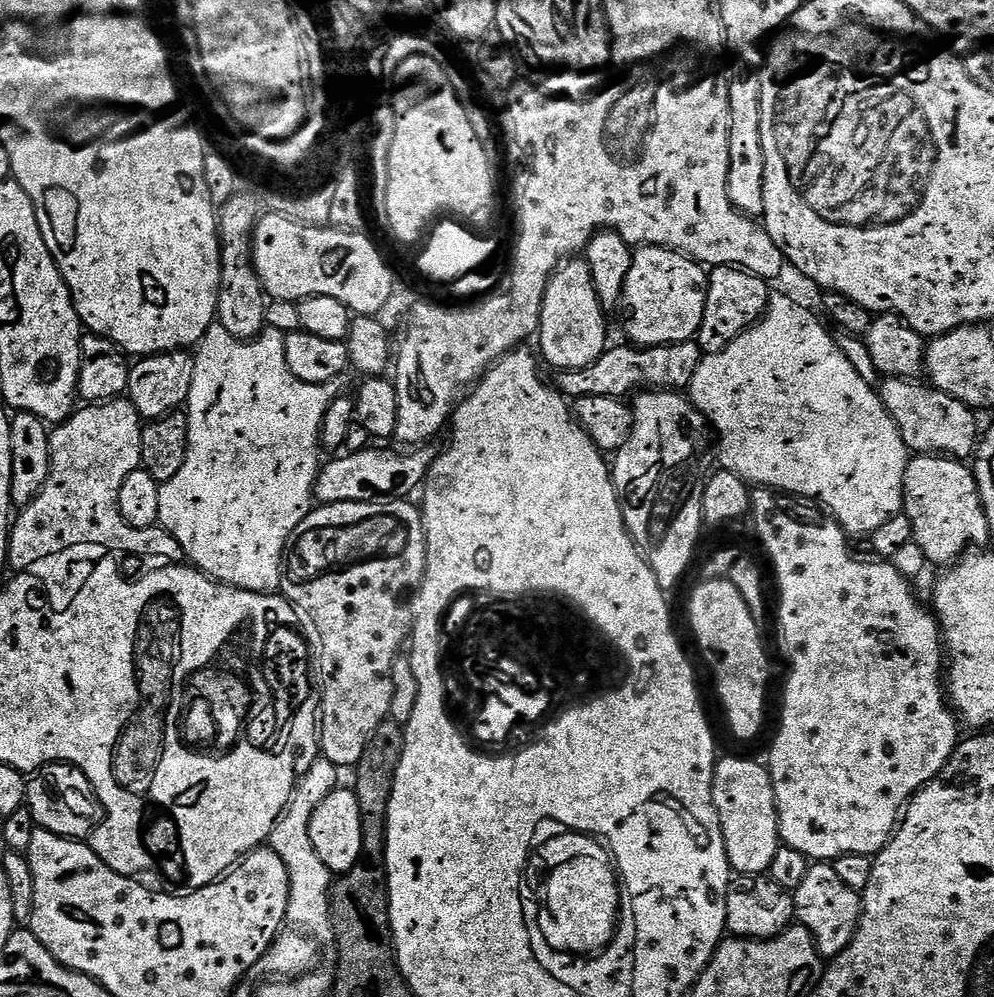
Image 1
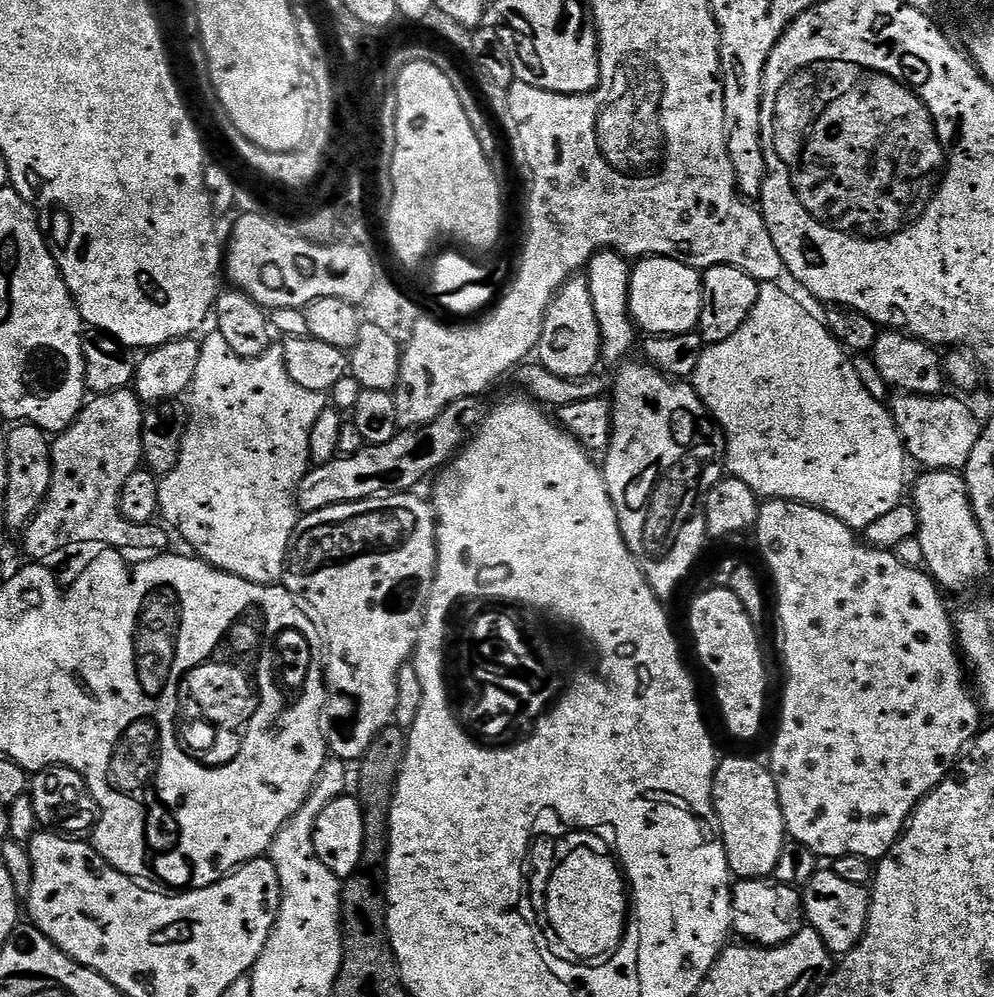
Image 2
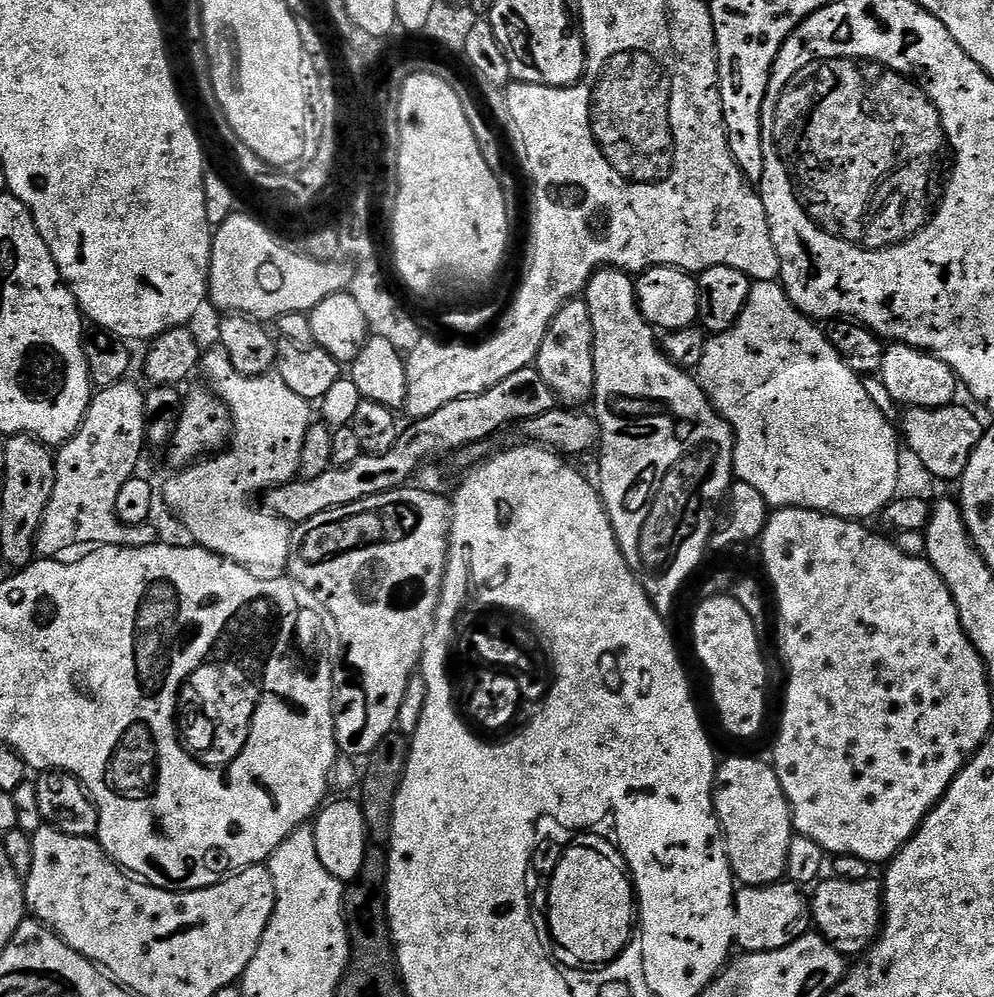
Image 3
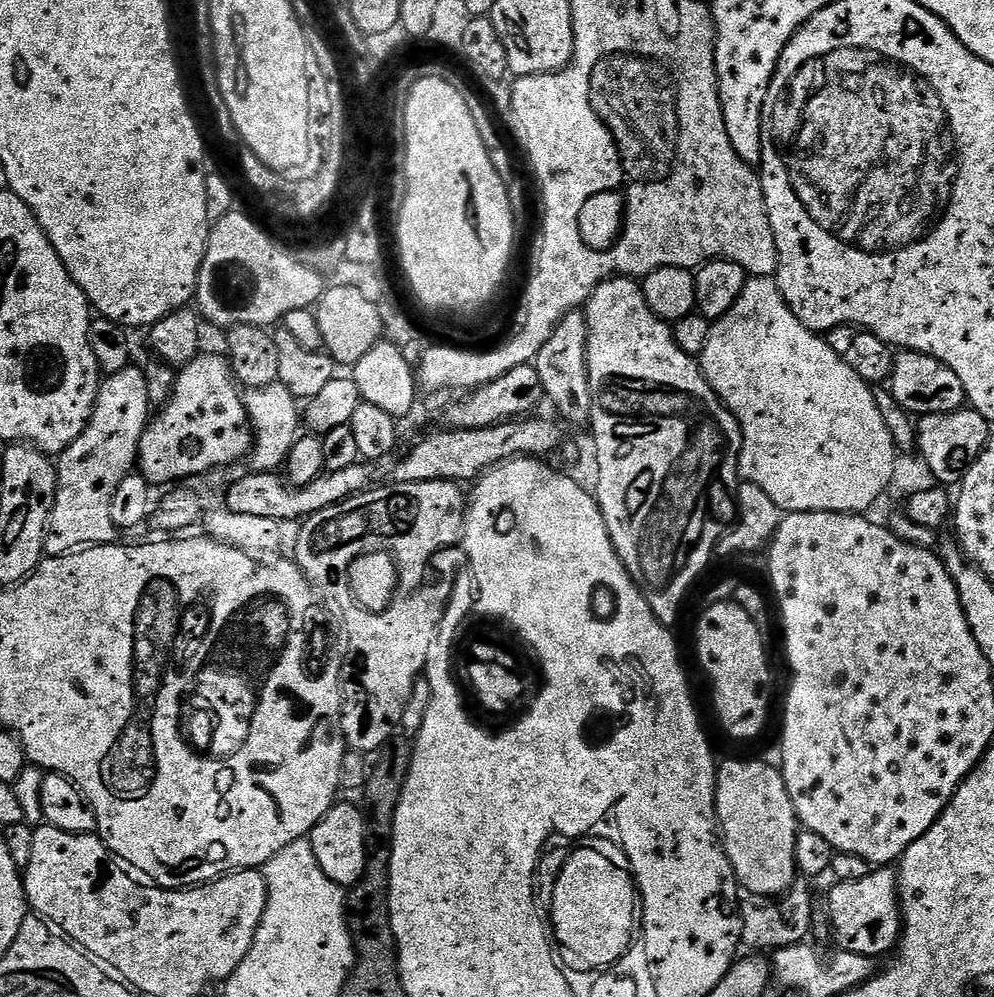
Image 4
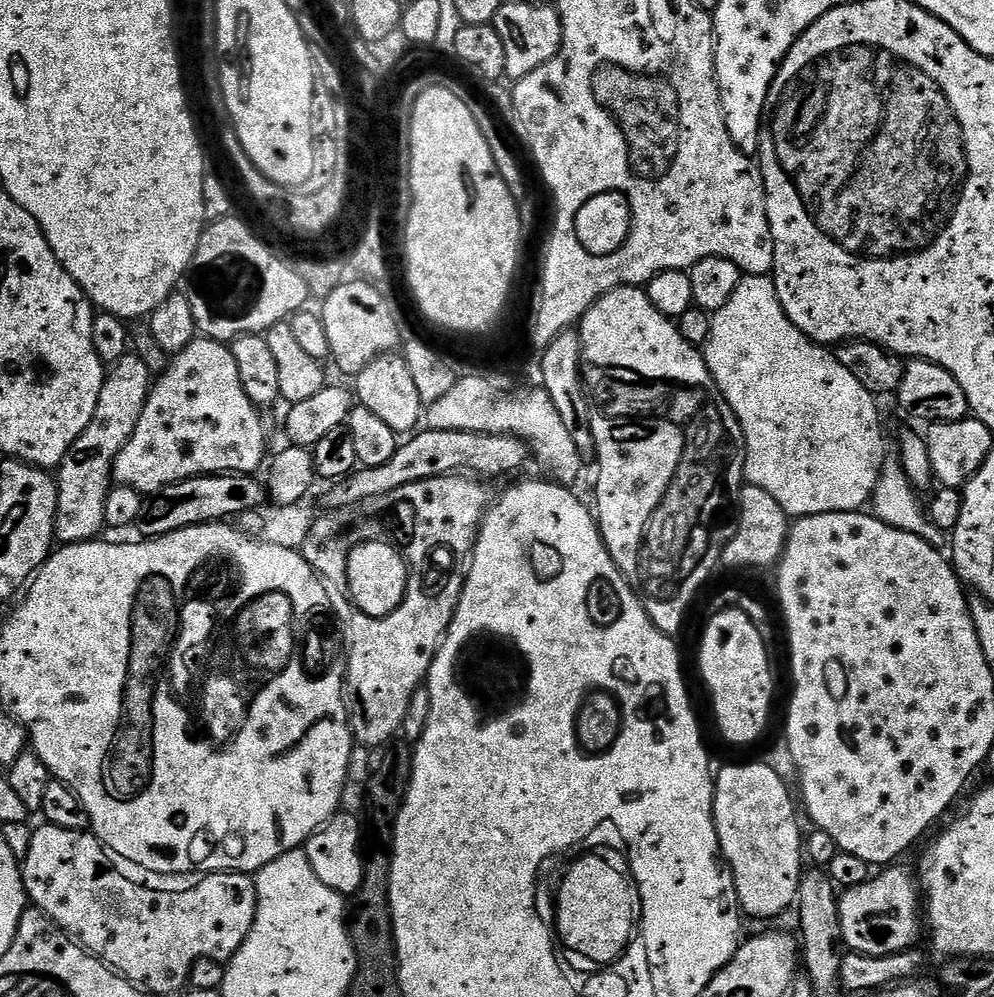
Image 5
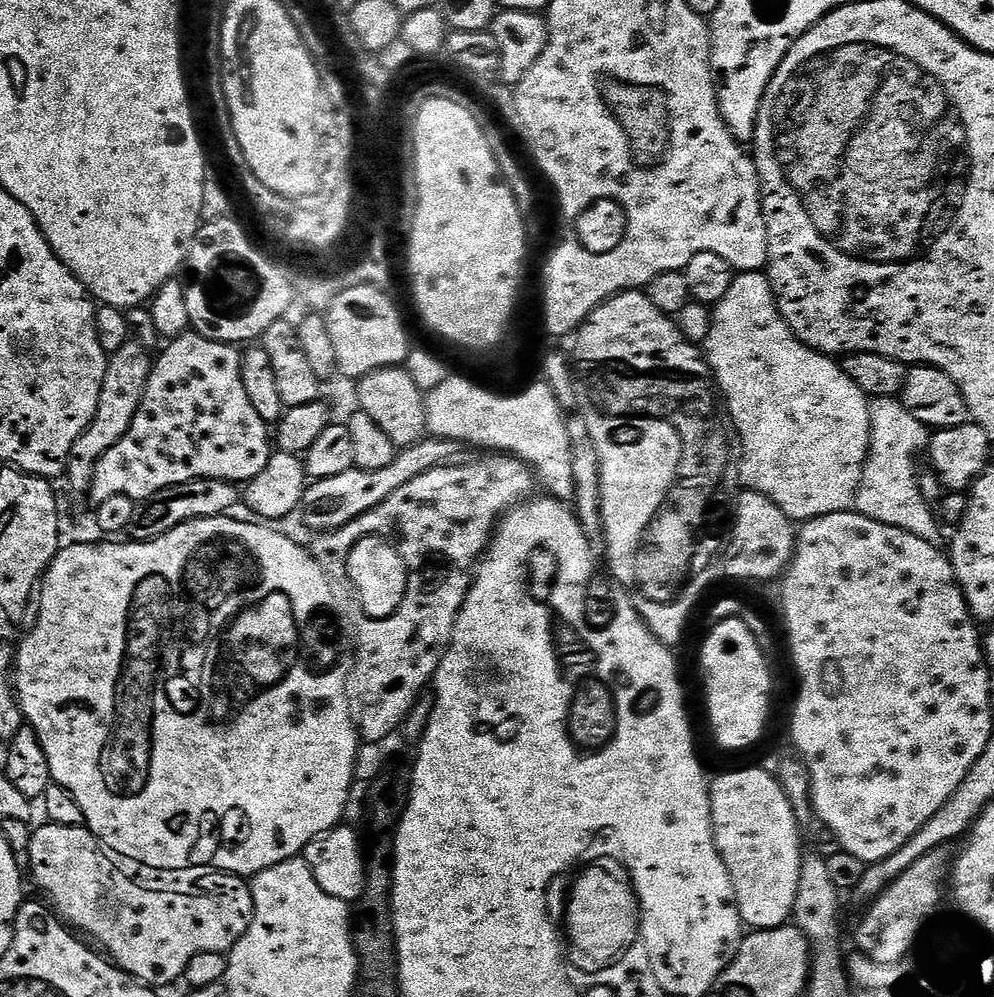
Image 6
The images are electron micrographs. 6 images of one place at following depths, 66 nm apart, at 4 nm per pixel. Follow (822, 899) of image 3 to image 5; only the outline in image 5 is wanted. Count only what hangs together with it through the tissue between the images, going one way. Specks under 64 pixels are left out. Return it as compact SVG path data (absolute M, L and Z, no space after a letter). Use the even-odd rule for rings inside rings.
M900 866L885 867L862 886L854 886L839 893L838 922L842 926L842 941L851 951L864 956L893 956L895 952L909 951L920 932L922 936L922 892L917 877L896 867Z

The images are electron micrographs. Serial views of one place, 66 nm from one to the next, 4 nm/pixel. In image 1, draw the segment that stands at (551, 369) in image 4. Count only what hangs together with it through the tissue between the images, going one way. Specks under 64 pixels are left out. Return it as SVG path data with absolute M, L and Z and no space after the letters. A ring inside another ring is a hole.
M569 258L558 265L548 280L546 294L542 298L538 333L542 360L544 355L552 370L562 372L582 370L598 362L610 344L604 312L606 308L598 298L598 290L594 290L594 274L590 274L587 259Z

